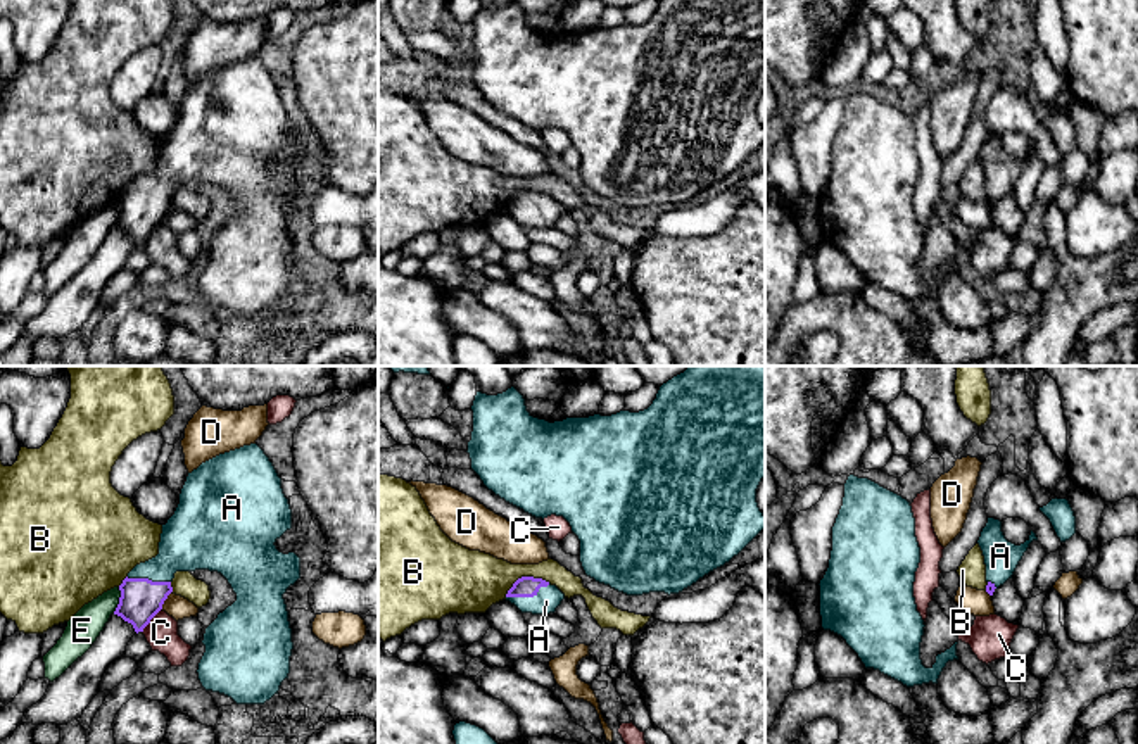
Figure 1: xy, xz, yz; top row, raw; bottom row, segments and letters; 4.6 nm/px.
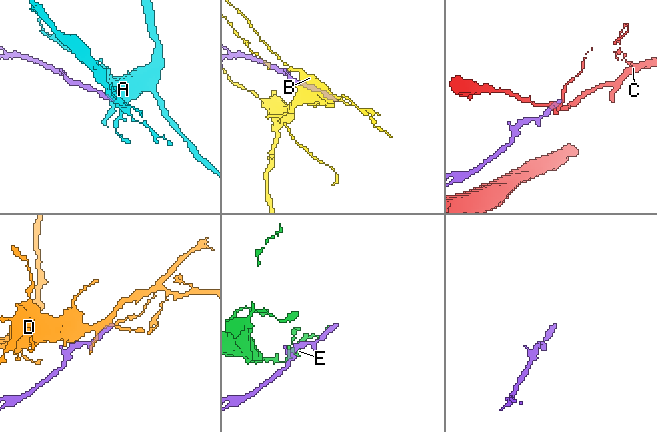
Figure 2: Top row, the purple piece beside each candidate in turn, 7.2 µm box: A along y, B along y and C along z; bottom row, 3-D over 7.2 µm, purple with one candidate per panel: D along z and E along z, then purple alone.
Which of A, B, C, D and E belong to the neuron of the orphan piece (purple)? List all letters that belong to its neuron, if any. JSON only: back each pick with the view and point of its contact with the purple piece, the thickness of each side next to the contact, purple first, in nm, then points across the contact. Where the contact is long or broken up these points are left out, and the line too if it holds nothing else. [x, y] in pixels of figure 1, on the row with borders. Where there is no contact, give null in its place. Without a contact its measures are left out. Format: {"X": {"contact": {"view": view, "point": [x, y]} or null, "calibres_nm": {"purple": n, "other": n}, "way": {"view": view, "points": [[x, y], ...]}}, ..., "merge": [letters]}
{"A": {"contact": {"view": "xz", "point": [527, 596]}, "calibres_nm": {"purple": 100, "other": 120}, "way": {"view": "xz", "points": [[527, 586], [527, 596], [537, 596], [546, 601]]}}, "merge": ["A"]}

